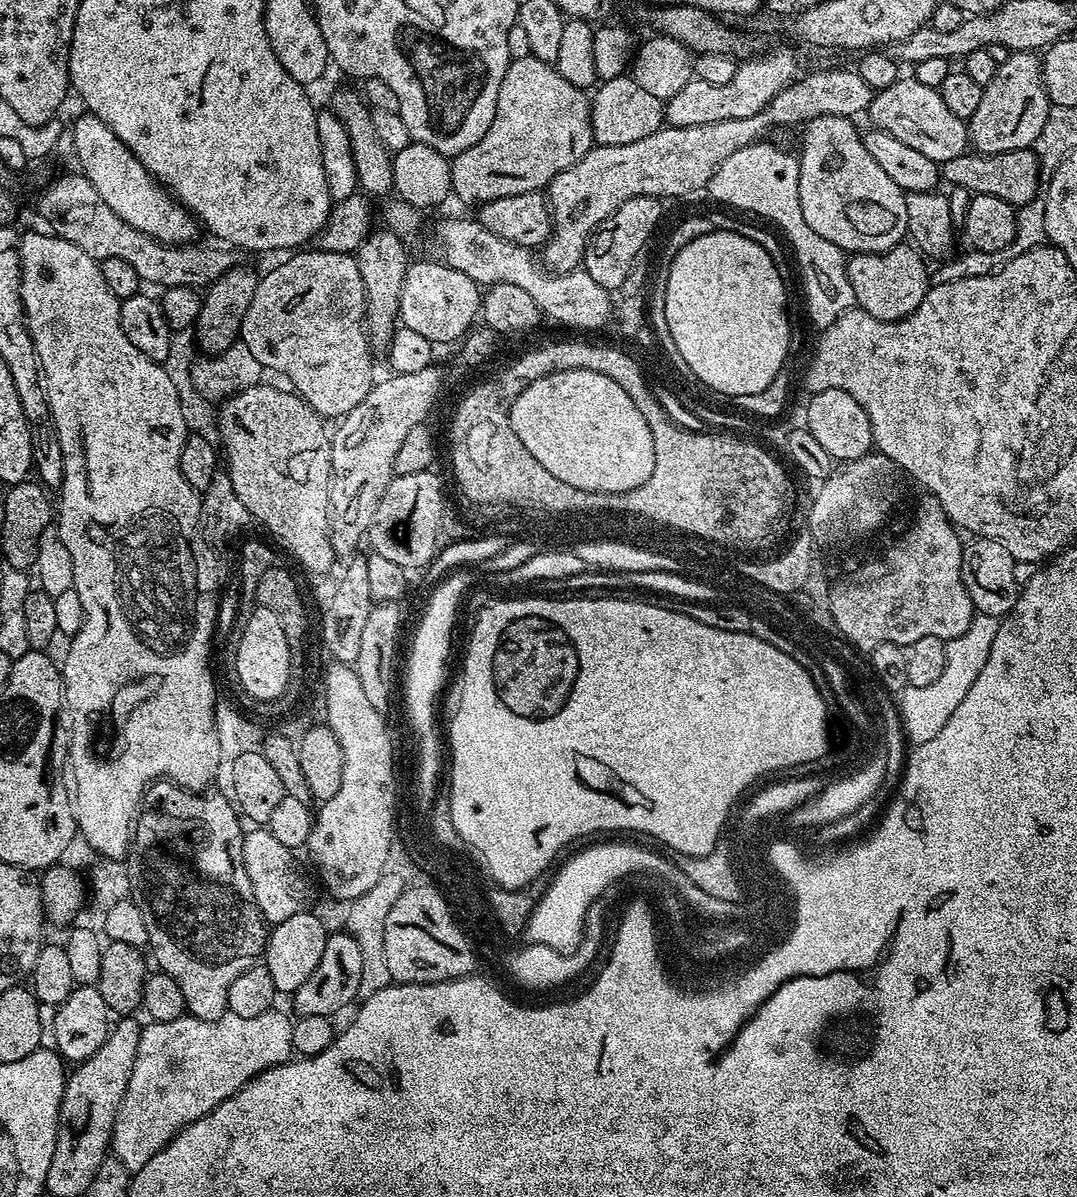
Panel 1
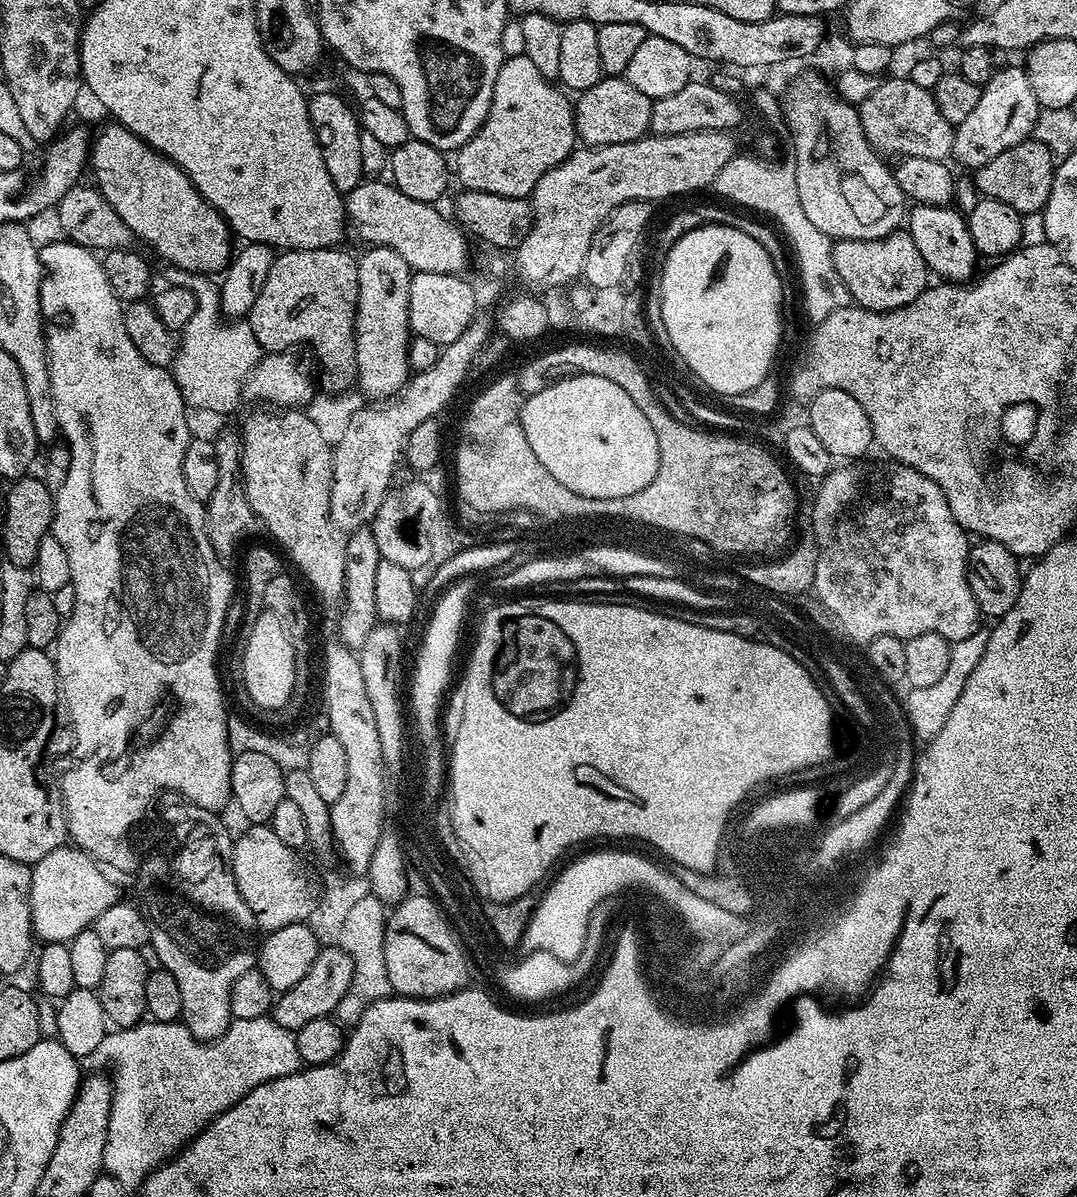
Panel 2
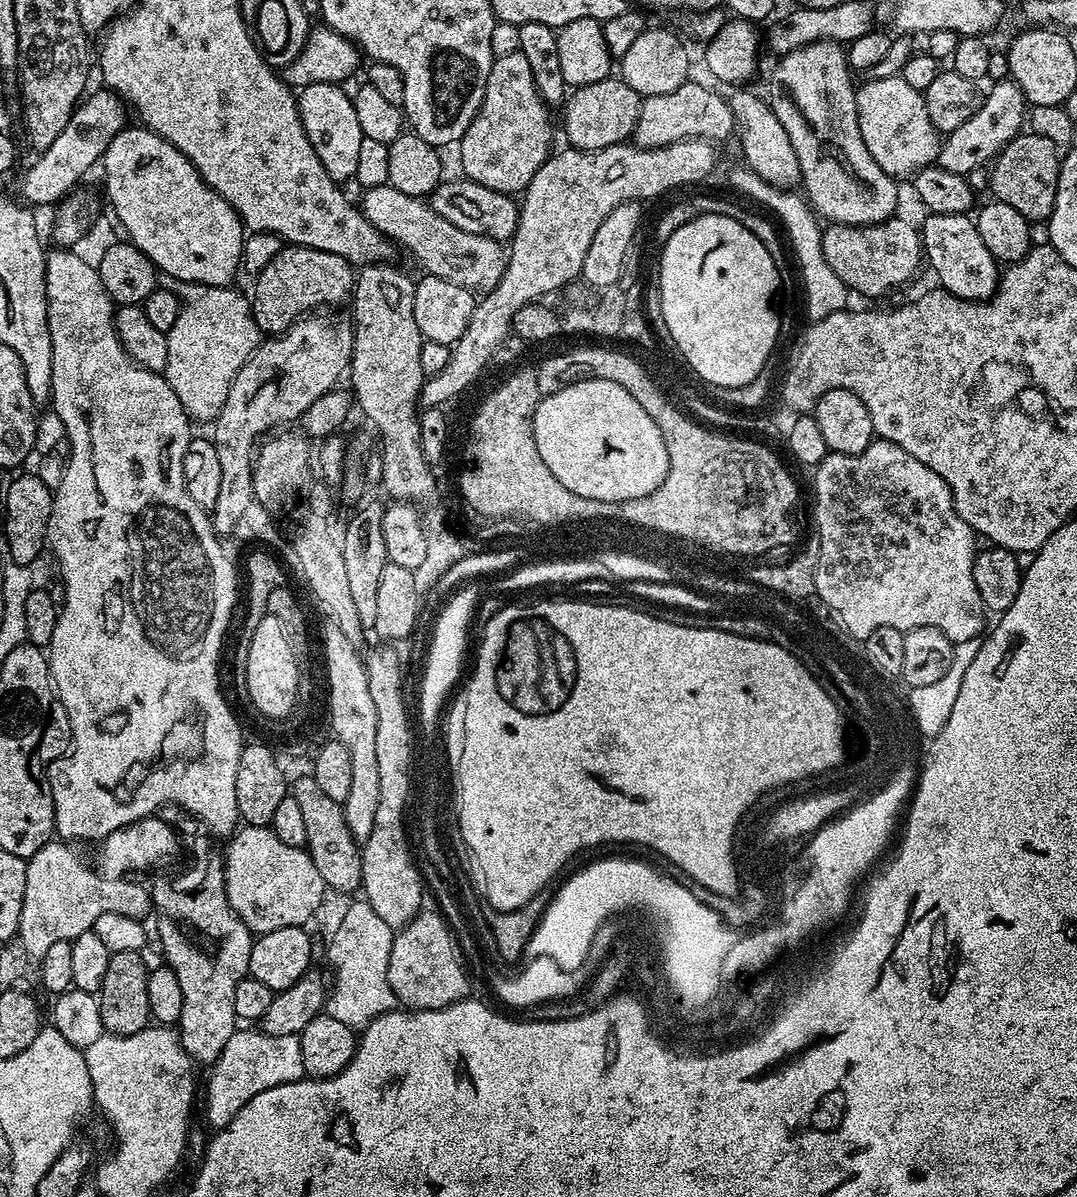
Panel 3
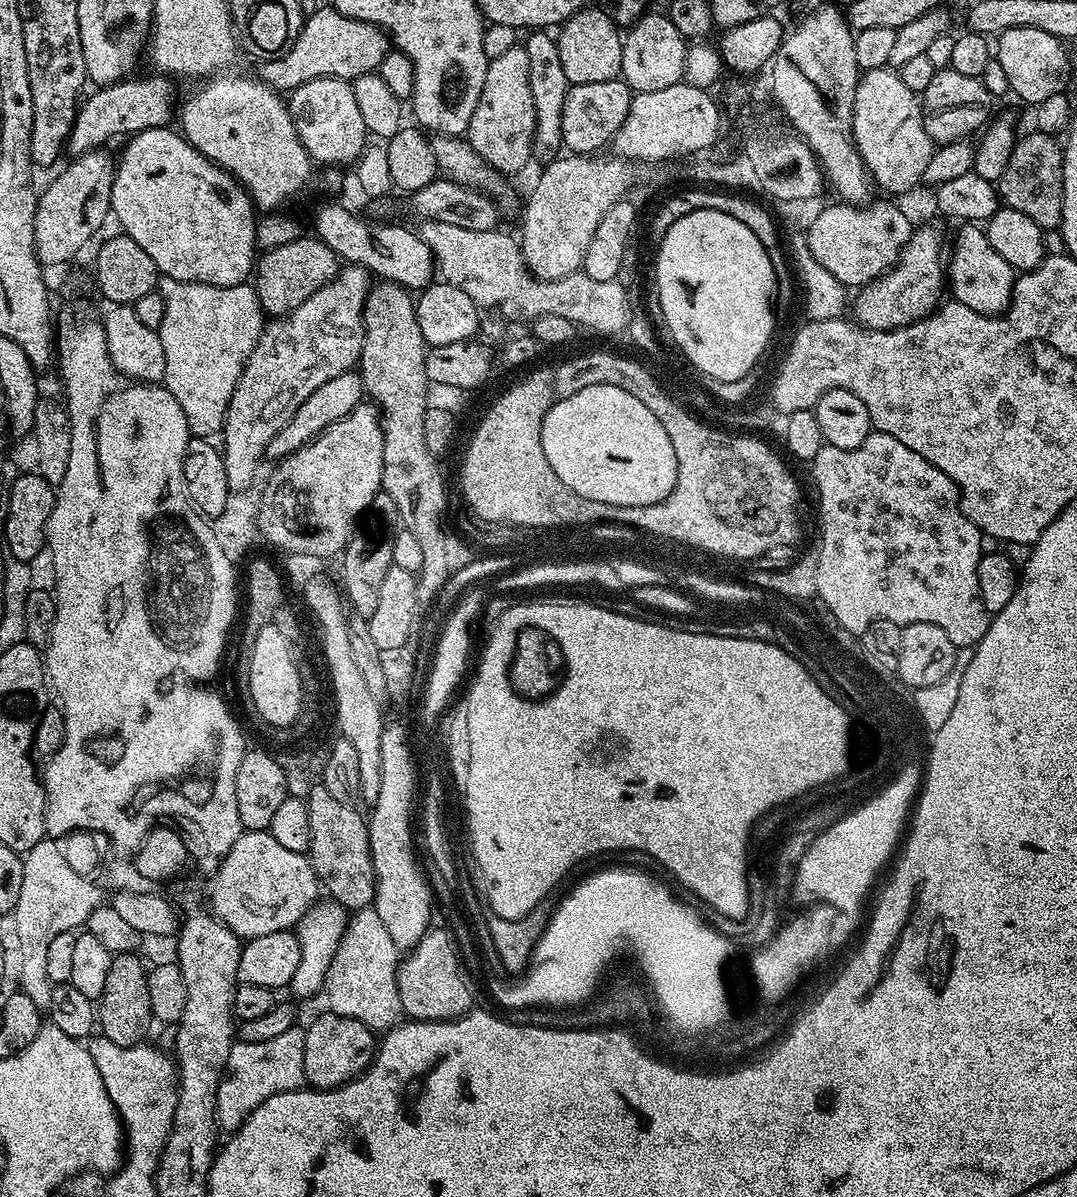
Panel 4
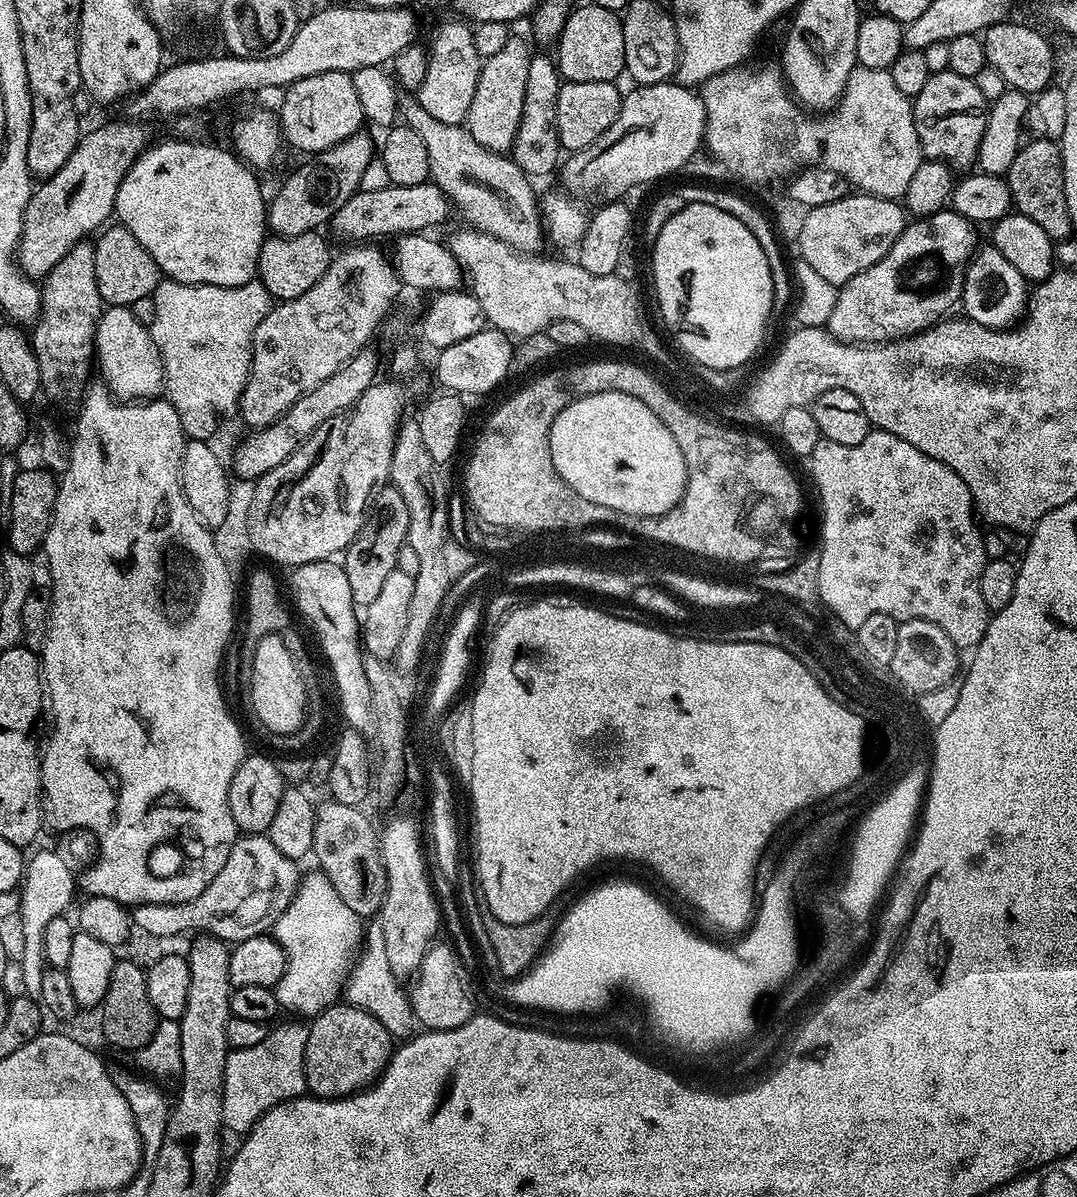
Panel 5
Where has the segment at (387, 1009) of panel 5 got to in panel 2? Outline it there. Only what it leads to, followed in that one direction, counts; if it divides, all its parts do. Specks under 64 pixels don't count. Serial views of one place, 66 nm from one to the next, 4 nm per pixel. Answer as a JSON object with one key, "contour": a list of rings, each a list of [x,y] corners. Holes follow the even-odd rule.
{"contour":[[[370,893],[351,907],[351,911],[347,913],[347,917],[343,921],[337,947],[350,954],[351,961],[354,962],[354,978],[351,979],[350,988],[346,990],[344,998],[334,1013],[341,1025],[354,1026],[374,1001],[382,1000],[391,995],[392,987],[386,971],[385,956],[387,913],[384,902]]]}

